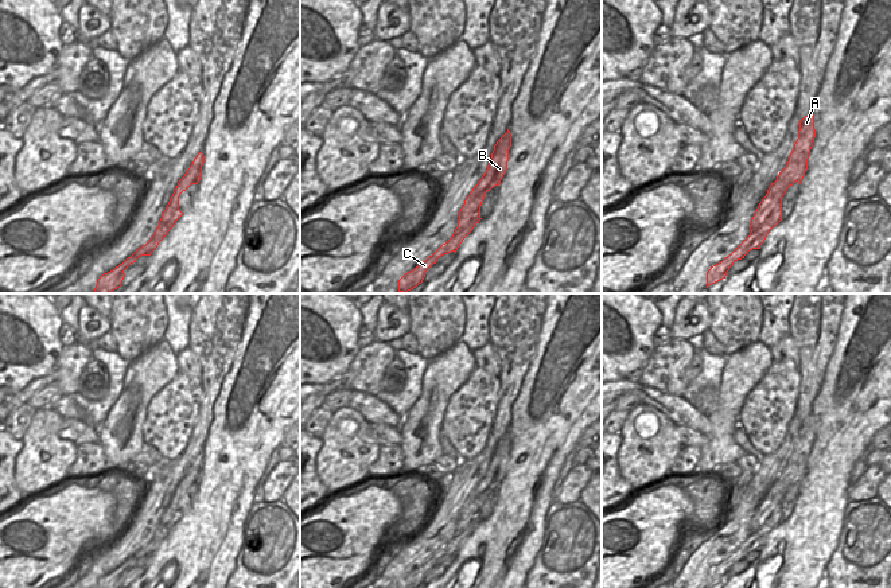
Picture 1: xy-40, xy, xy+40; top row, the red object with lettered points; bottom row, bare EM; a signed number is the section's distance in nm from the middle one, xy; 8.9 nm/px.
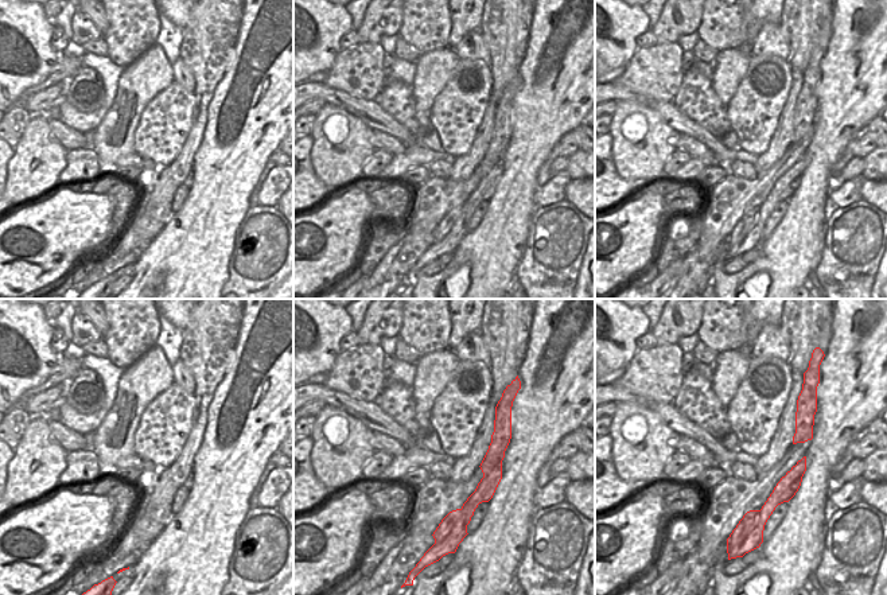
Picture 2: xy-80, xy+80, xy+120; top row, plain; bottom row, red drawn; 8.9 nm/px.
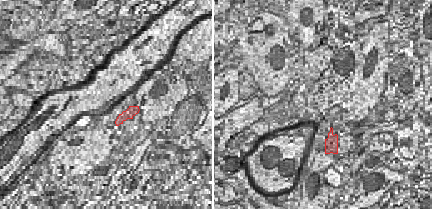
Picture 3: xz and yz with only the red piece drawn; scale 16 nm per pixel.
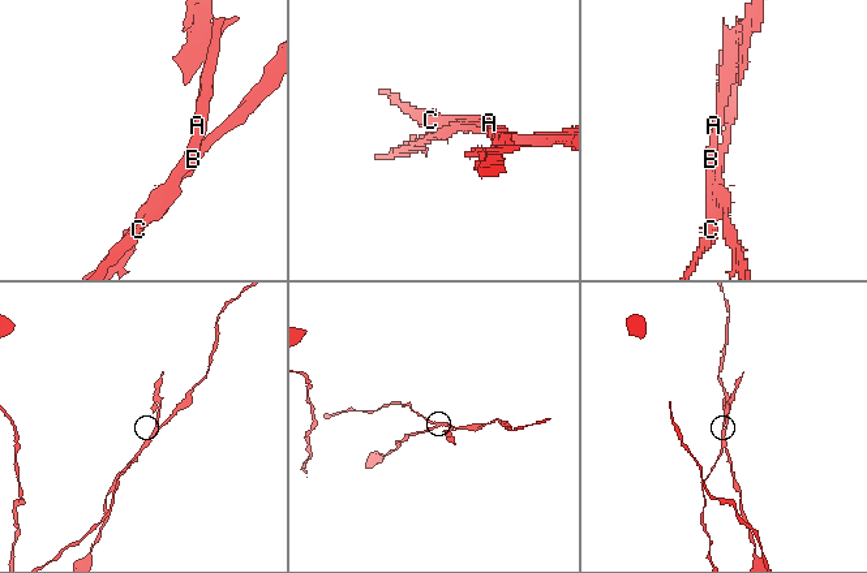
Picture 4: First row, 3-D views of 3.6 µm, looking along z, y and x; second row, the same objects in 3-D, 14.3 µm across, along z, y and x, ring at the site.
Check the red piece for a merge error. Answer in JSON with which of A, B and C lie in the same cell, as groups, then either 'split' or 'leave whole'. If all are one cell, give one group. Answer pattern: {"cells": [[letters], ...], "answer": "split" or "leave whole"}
{"cells": [["A", "B"], ["C"]], "answer": "split"}

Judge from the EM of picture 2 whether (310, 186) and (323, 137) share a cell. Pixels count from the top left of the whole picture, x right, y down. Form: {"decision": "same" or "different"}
{"decision": "different"}

